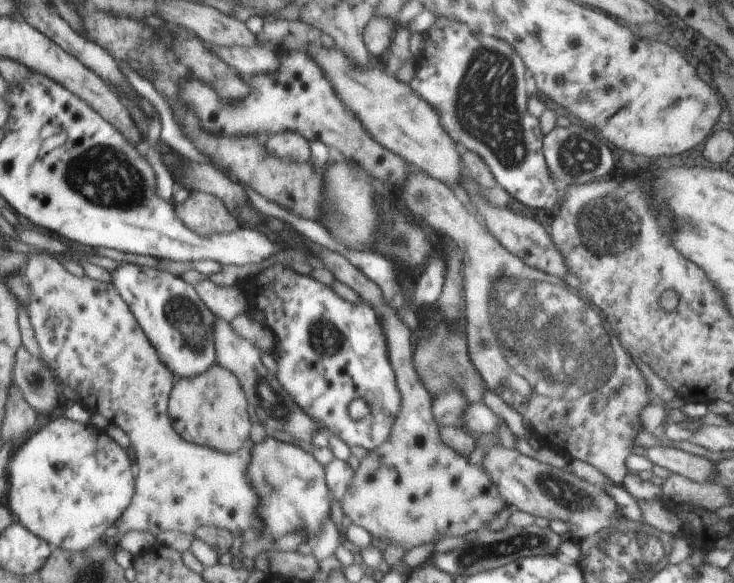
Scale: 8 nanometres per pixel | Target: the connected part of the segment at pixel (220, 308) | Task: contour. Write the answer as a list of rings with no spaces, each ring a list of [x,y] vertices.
[[[206,279],[198,282],[195,287],[208,309],[227,323],[235,316],[244,315],[250,308],[247,294],[237,285],[219,286]]]

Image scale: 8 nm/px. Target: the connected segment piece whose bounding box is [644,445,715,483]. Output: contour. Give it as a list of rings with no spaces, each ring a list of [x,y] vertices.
[[[671,446],[648,447],[644,457],[669,472],[688,478],[691,483],[715,481],[715,462]]]

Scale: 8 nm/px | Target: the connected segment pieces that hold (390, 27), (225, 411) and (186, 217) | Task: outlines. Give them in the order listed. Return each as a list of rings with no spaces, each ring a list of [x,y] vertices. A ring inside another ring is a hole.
[[[375,16],[368,20],[368,24],[362,31],[362,40],[370,57],[382,59],[388,50],[396,28],[395,21],[379,19]]]
[[[219,364],[193,378],[177,378],[168,409],[177,432],[193,444],[208,446],[219,452],[239,450],[251,428],[247,416],[247,396],[243,396],[243,386],[239,384],[239,378]]]
[[[191,191],[185,203],[175,203],[176,214],[184,224],[201,235],[229,233],[239,228],[235,216],[226,210],[221,198],[204,191]]]

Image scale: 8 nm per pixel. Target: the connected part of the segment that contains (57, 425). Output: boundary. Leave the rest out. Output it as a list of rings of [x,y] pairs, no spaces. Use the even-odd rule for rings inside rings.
[[[55,418],[45,423],[37,434],[17,448],[9,461],[8,506],[14,521],[25,525],[37,536],[48,541],[53,548],[84,551],[98,545],[105,532],[114,526],[131,506],[135,494],[135,474],[129,454],[105,430],[93,424]]]

